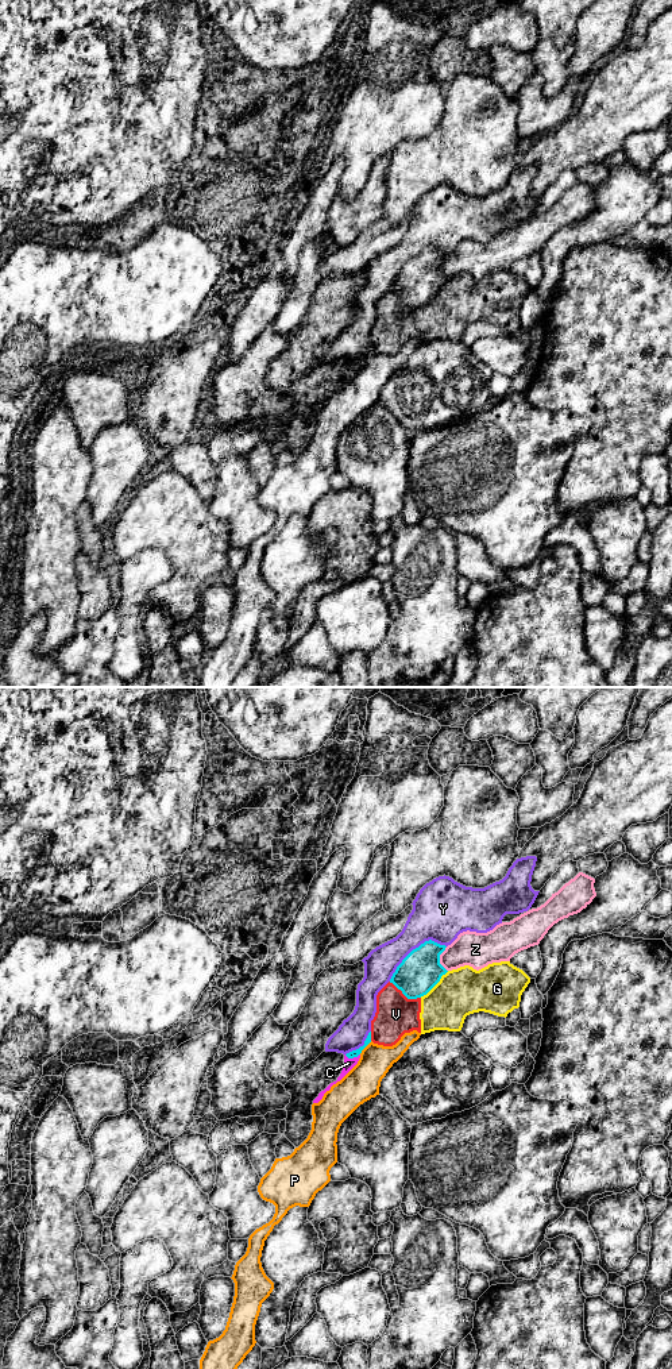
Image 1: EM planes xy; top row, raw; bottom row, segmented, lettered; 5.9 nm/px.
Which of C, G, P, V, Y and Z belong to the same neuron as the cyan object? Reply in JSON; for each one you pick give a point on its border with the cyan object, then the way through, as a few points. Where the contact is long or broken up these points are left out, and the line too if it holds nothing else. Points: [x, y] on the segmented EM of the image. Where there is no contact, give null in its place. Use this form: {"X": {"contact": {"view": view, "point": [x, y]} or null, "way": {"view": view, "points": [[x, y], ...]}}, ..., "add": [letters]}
{"add": []}

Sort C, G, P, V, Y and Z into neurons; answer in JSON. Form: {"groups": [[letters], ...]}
{"groups": [["C"], ["G", "V"], ["P"], ["Y"], ["Z"]]}

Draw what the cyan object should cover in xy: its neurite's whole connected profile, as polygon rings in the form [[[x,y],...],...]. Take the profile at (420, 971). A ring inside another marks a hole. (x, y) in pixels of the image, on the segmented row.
[[[432,940],[413,949],[397,967],[393,983],[408,999],[426,995],[448,971],[440,964],[440,955],[445,950]]]

